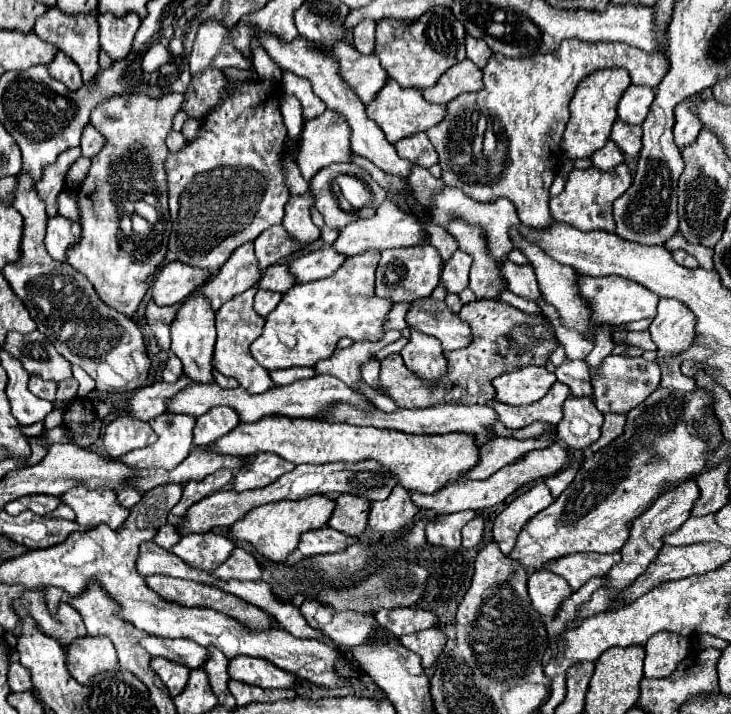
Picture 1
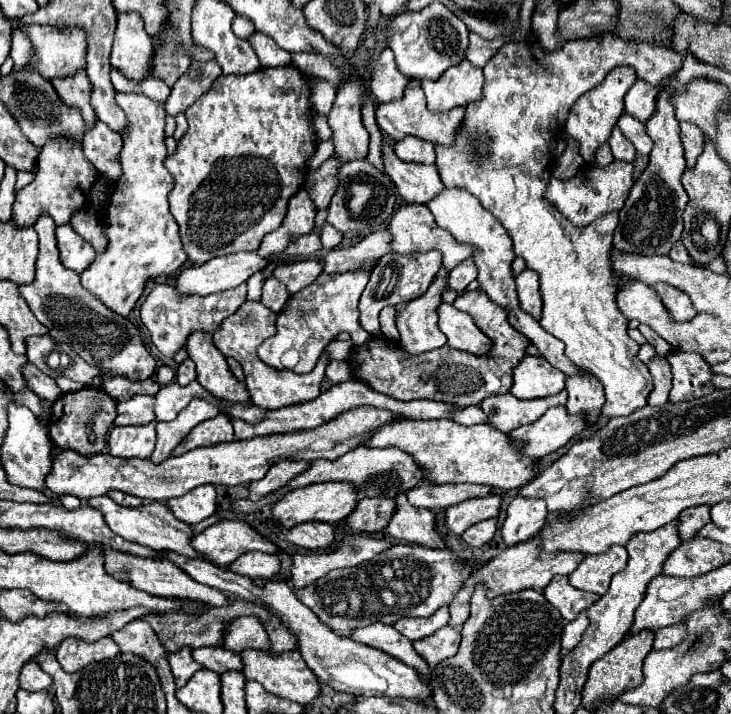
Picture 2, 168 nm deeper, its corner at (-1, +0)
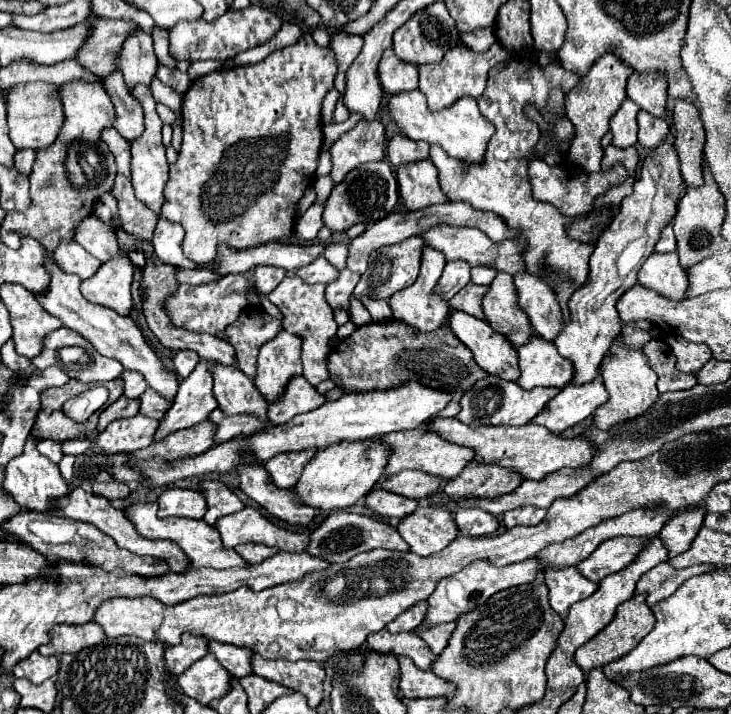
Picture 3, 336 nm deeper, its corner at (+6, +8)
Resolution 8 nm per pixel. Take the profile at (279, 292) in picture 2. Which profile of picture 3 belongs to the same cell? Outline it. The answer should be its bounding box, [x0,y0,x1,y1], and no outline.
[254,266,286,294]

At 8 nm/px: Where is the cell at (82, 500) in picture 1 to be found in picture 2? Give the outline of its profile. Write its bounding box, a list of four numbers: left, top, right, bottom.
[89,496,201,558]

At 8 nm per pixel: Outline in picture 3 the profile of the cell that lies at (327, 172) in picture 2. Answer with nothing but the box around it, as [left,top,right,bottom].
[330,120,386,184]

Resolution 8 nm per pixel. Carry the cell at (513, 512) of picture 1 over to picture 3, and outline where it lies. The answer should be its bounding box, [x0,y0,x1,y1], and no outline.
[504,506,546,528]

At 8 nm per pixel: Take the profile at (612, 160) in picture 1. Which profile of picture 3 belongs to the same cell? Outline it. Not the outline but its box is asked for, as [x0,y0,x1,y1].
[610,100,640,148]

